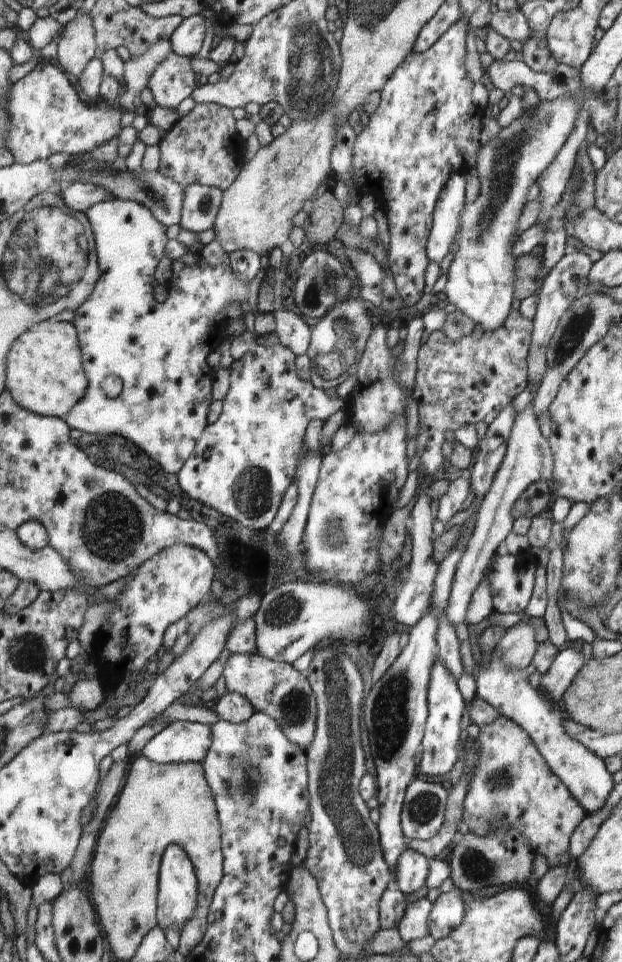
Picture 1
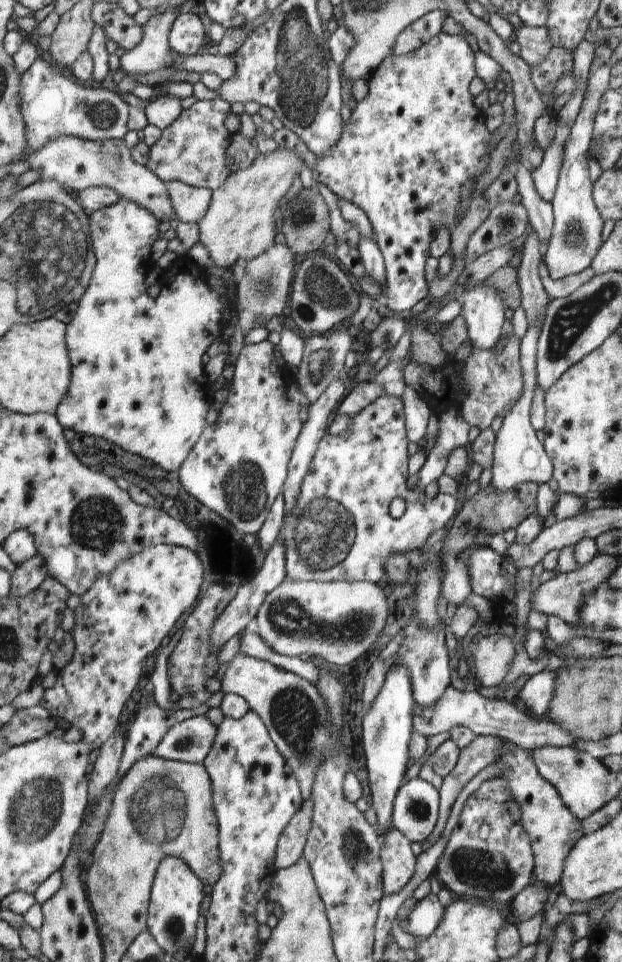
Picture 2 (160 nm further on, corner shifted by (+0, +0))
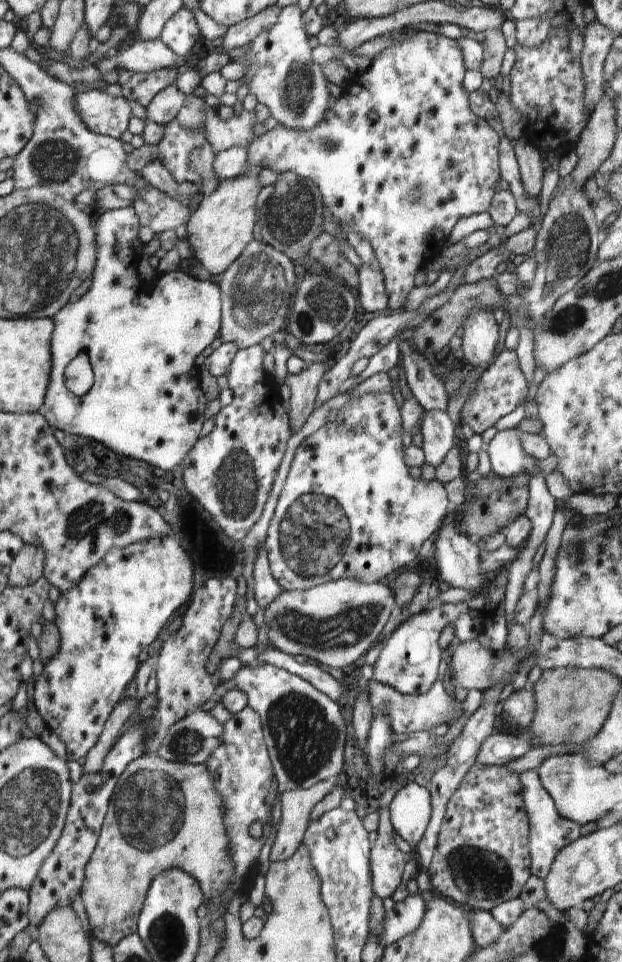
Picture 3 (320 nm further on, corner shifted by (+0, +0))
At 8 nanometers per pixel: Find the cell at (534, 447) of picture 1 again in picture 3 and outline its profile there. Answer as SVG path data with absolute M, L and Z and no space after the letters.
M506 429L497 432L489 444L485 446L490 458L491 472L494 475L504 477L526 471L531 476L534 473L549 475L557 468L557 458L550 454L544 460L526 454L518 439L518 429Z

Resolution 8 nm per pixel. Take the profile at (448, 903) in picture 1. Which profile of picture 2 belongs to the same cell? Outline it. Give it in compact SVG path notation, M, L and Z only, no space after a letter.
M428 894L418 901L416 908L406 916L403 931L416 938L428 938L439 927L444 916L444 906L436 894Z

